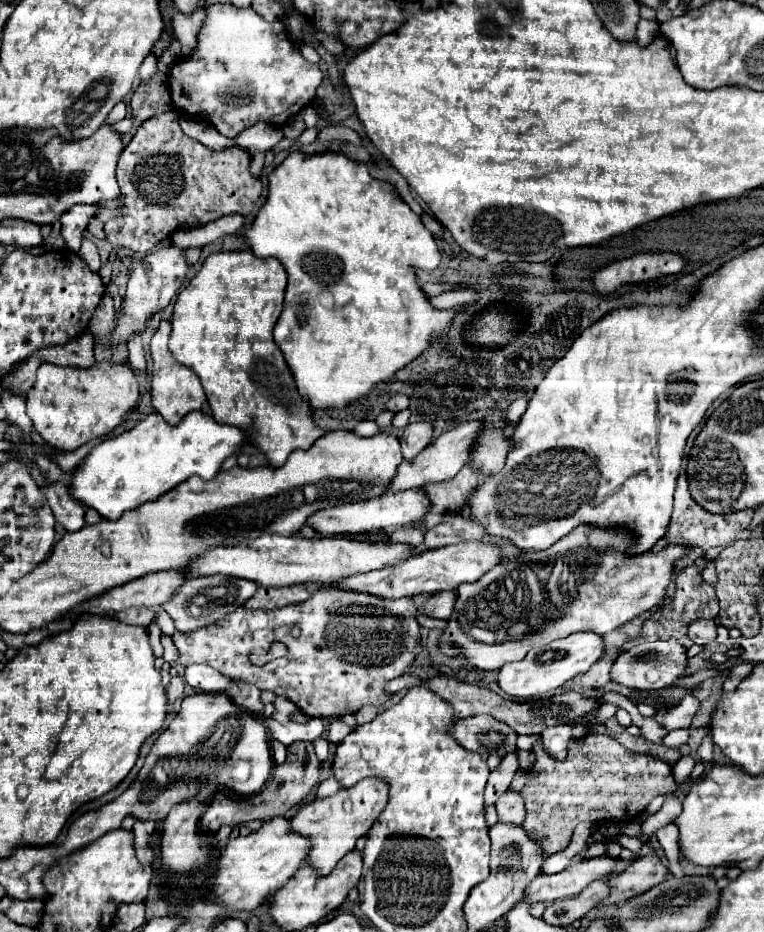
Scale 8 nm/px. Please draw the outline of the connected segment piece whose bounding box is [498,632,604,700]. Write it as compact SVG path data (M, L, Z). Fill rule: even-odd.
M576 632L570 634L568 638L560 638L550 642L544 648L534 648L528 652L528 656L520 662L512 662L506 664L500 674L498 674L498 684L500 688L510 694L512 698L518 700L528 700L536 694L542 692L550 692L560 688L564 682L572 680L578 674L584 674L600 656L604 654L604 638L600 634L592 634L592 632ZM556 652L564 654L564 660L556 660Z

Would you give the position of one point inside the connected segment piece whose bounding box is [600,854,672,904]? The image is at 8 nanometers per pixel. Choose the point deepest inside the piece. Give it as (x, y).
(647, 871)

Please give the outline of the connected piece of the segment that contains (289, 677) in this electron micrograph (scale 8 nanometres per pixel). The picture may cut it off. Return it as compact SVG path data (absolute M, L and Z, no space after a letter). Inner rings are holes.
M324 586L314 590L312 596L302 604L282 606L276 610L250 610L246 606L238 606L232 614L214 622L212 626L204 626L200 630L192 630L188 634L174 632L172 640L180 652L178 664L208 664L220 670L224 676L238 678L242 682L254 684L260 690L272 690L276 696L284 696L292 700L306 716L310 718L340 718L346 714L356 714L362 706L384 708L386 702L392 700L384 688L390 680L402 676L414 660L420 656L420 624L416 620L416 606L412 598L388 600L388 598L372 598L372 594L352 594L350 590L336 590L336 586ZM358 602L376 602L376 604L392 604L392 616L376 616L368 614L366 606ZM278 640L288 646L288 656L272 660L264 668L256 668L250 662L250 656L260 656L270 650L270 644Z

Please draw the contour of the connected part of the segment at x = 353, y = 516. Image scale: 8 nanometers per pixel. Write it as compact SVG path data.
M422 488L416 490L404 490L404 492L388 492L378 498L370 498L364 502L354 502L348 506L334 506L316 512L308 524L316 528L324 536L332 534L358 534L358 532L374 532L374 530L384 530L390 526L410 526L418 524L420 520L426 518L430 512L430 498Z

